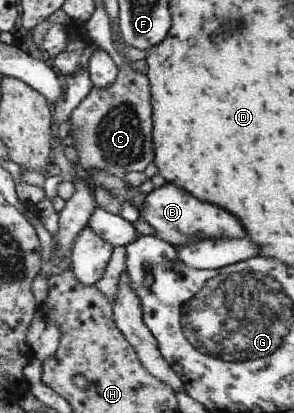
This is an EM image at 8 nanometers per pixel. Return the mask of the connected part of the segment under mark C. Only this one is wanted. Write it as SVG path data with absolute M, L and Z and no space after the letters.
M129 47L118 52L126 54L129 62L117 74L116 82L105 89L92 87L88 96L72 111L69 117L71 124L64 129L64 133L67 136L72 136L69 140L74 140L74 148L77 150L79 164L84 170L100 169L122 178L128 172L144 171L146 166L154 160L155 152L153 147L153 108L149 80L145 74L136 73L130 68L132 62L145 59L147 51Z

